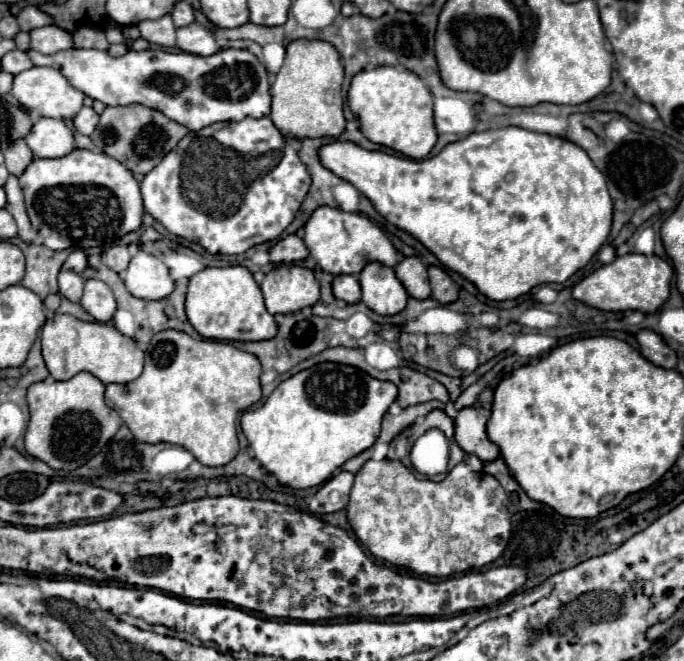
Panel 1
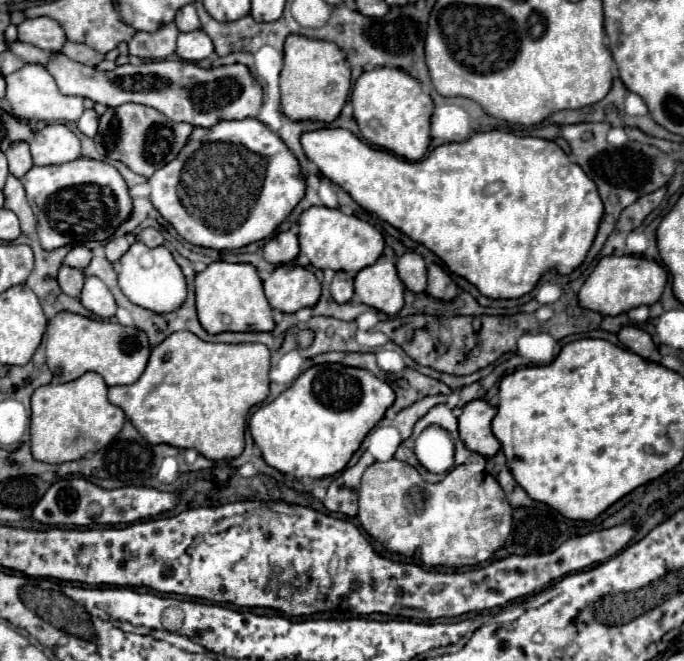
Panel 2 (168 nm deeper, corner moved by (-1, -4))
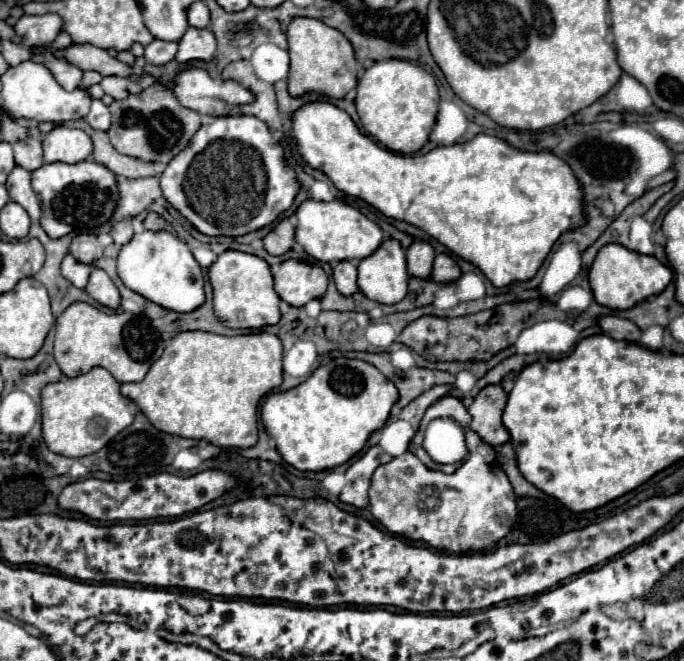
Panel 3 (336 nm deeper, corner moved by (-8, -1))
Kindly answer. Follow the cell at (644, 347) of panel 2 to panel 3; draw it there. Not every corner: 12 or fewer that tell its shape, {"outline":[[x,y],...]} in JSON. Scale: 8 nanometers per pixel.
{"outline":[[616,315],[598,317],[604,335],[640,341],[642,331]]}

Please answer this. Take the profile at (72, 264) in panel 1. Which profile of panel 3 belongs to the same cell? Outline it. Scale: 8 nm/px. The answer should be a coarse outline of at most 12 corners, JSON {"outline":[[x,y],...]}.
{"outline":[[76,235],[70,253],[82,263],[102,255],[96,235]]}

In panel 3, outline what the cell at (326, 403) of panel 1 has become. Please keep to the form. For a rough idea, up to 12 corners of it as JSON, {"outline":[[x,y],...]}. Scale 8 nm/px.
{"outline":[[338,357],[260,409],[300,471],[362,451],[398,391]]}

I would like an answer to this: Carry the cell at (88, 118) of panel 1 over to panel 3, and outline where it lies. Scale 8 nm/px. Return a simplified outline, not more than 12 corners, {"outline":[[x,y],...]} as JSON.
{"outline":[[92,99],[86,123],[92,129],[108,131],[110,109]]}

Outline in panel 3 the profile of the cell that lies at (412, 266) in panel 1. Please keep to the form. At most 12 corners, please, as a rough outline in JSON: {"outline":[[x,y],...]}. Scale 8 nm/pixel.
{"outline":[[414,241],[406,249],[408,273],[428,279],[434,249],[426,241]]}

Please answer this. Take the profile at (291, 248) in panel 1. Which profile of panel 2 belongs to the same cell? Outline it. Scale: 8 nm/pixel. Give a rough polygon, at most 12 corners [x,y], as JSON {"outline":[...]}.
{"outline":[[279,232],[263,246],[271,264],[289,264],[299,256],[295,232]]}

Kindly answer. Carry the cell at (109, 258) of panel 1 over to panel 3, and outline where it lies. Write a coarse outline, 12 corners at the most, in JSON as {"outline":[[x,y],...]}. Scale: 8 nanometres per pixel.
{"outline":[[125,218],[112,225],[116,245],[126,245],[132,235],[142,232],[143,221]]}

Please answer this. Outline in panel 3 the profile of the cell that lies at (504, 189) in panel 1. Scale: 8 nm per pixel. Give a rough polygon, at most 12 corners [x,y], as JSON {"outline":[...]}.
{"outline":[[346,111],[292,115],[336,189],[496,287],[584,223],[552,153],[494,135],[388,151]]}

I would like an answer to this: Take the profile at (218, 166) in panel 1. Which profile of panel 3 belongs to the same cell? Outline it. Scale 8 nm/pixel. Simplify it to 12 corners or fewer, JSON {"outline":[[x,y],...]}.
{"outline":[[254,115],[216,117],[160,175],[200,233],[272,225],[300,189]]}

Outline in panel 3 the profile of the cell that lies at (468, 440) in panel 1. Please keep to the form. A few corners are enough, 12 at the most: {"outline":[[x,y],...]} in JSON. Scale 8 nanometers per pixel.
{"outline":[[486,385],[468,407],[470,429],[492,447],[510,439],[502,425],[508,395]]}

